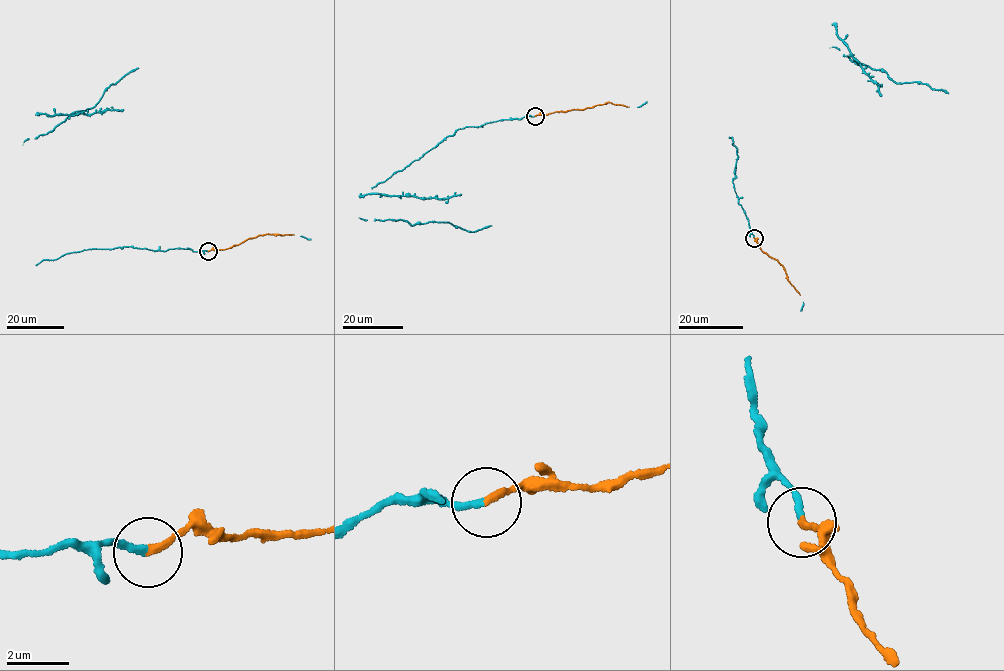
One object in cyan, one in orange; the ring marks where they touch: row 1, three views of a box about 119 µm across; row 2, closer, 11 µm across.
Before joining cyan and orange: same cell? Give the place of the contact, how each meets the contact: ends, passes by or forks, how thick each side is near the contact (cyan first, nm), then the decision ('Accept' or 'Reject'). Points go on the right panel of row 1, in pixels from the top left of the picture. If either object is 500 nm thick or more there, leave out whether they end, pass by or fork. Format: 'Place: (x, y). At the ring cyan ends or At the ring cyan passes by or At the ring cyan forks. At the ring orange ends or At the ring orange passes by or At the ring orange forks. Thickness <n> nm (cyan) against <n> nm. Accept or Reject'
Place: (754, 238). At the ring cyan ends. At the ring orange ends. Thickness 200 nm (cyan) against 240 nm. Accept

